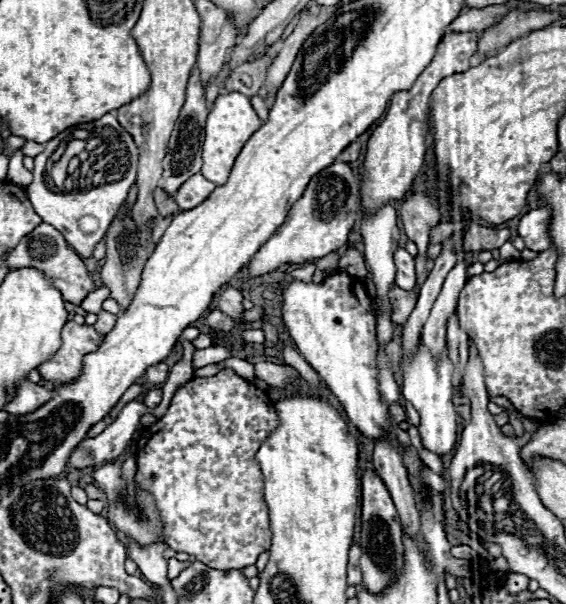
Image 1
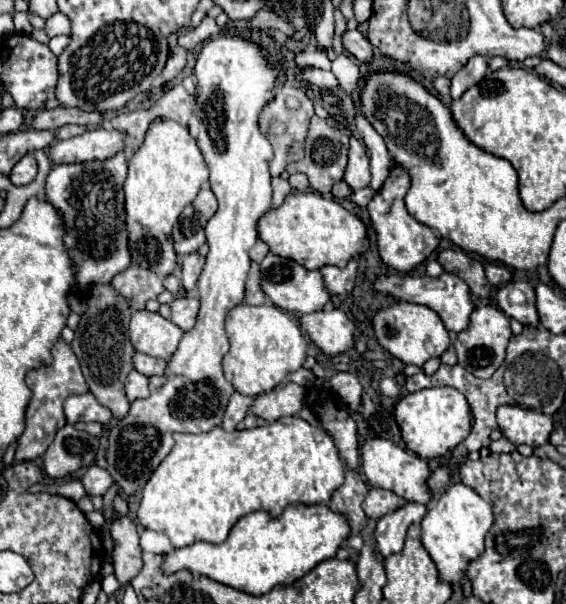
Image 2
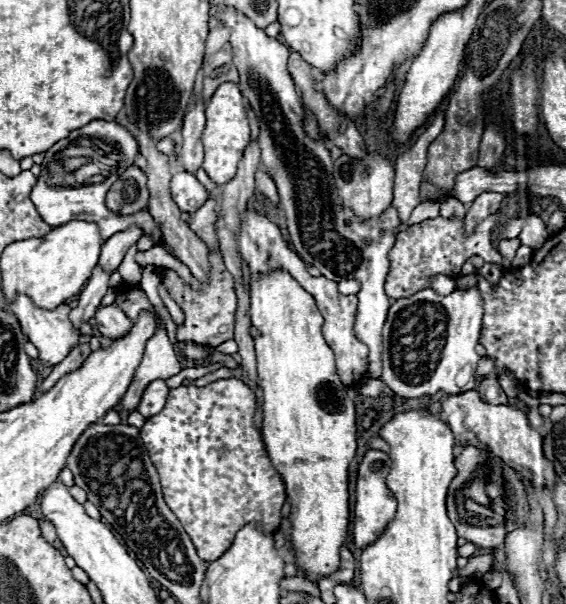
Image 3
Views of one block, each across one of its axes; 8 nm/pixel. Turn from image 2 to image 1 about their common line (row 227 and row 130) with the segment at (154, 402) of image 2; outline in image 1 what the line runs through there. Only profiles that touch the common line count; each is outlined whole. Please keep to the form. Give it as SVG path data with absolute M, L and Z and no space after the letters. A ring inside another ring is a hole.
M228 92L228 94L220 94L214 102L212 112L208 114L208 122L206 122L206 142L202 146L202 176L208 178L210 182L222 186L228 180L228 174L234 166L236 156L240 154L242 146L248 142L248 138L262 126L258 114L254 112L250 100L240 94L240 92Z

